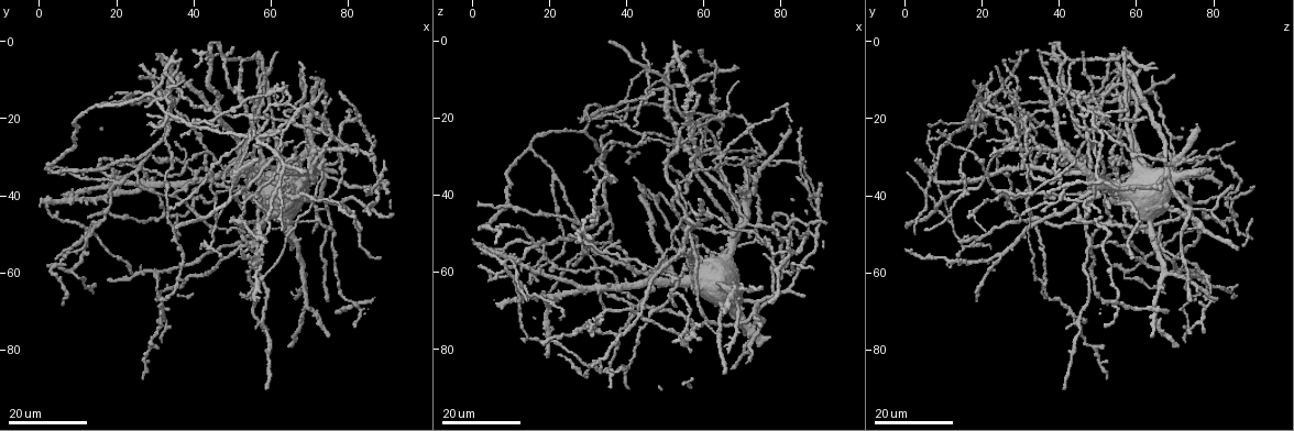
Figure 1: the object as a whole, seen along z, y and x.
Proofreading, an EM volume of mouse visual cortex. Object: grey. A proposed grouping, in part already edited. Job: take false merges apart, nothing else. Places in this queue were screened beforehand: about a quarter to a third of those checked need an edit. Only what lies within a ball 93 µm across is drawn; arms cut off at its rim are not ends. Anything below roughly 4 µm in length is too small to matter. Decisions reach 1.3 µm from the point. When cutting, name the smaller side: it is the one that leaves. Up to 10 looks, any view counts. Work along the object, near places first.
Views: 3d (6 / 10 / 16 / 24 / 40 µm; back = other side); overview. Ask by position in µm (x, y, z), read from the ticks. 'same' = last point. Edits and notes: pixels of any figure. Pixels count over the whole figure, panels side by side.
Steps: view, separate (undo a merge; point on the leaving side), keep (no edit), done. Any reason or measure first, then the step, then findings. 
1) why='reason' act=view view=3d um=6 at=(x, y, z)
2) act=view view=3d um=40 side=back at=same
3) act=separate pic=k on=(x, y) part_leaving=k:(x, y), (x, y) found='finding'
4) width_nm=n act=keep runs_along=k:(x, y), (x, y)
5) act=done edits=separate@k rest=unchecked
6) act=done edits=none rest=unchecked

why='four or more arms meet' act=view view=3d um=24 at=(50.0, 40.0, 9.5)

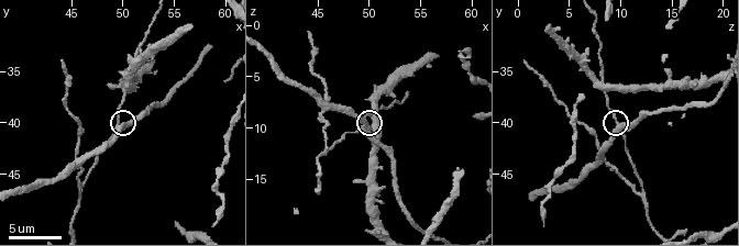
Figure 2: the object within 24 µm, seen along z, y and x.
act=view view=3d um=6 at=(49.8, 40.2, 9.6)

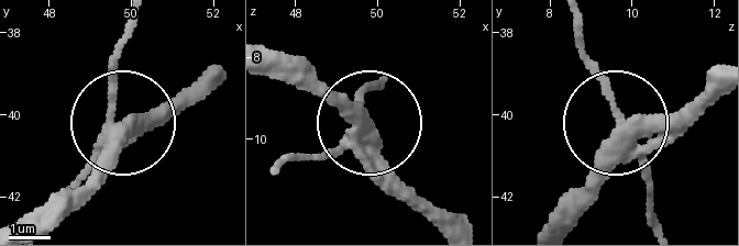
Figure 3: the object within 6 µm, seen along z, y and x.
arms=4 act=keep found='continuous, no second neuron'

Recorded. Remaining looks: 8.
why='calibre changes' act=view view=3d um=16 at=(32.5, 71.5, 46.0)

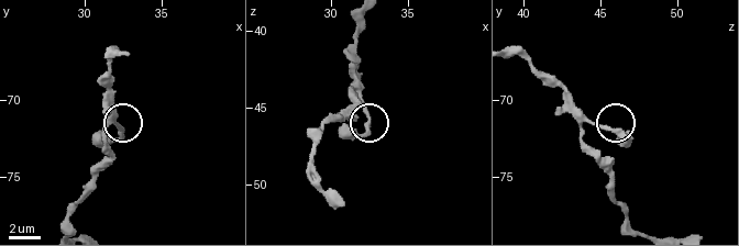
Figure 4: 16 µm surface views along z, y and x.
act=view view=3d um=6 at=(32.4, 72.2, 46.2)

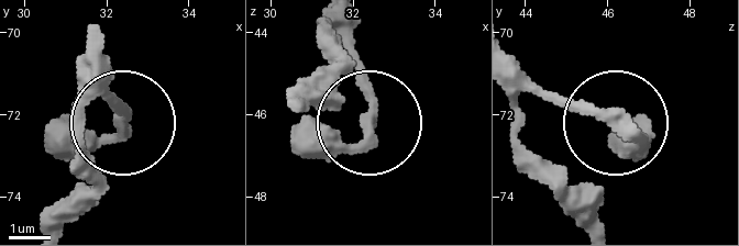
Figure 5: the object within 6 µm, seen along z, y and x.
why='other side' act=view view=3d um=6 side=back at=(32.45, 72.15, 46.30)

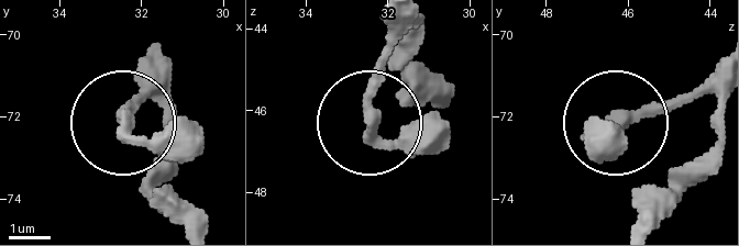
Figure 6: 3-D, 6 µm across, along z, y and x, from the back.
act=keep found='continuous, no second neuron'

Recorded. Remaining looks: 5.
why='two arms in line, one across' act=view view=3d um=24 at=(57.0, 18.0, 50.5)

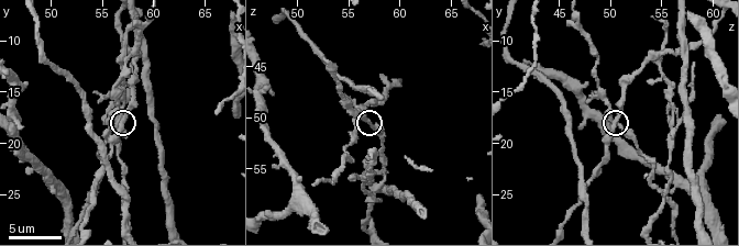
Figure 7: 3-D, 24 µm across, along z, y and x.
act=view view=3d um=6 at=(57.0, 17.4, 50.6)

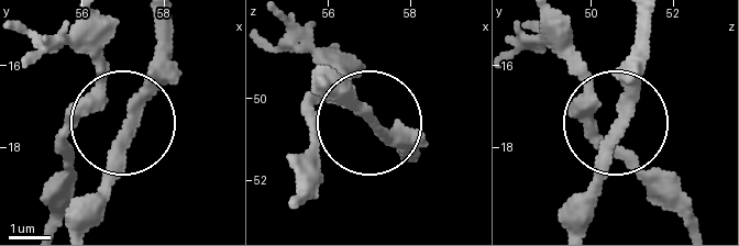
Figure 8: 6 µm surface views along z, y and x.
arms=3 act=keep runs_along=8:(650, 23), (637, 97), (584, 223) found='all the same neuron'

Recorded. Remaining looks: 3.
act=view view=3d um=16 at=(68.0, 60.5, 68.5)

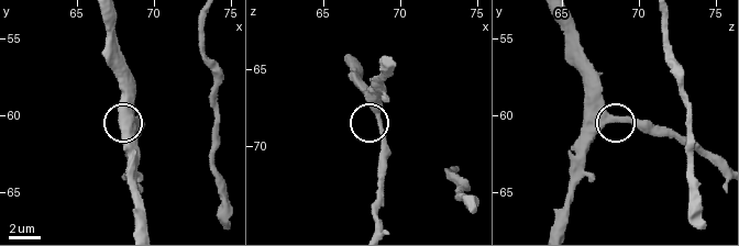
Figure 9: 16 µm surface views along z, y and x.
act=view view=3d um=10 at=(68.6, 60.4, 68.2)

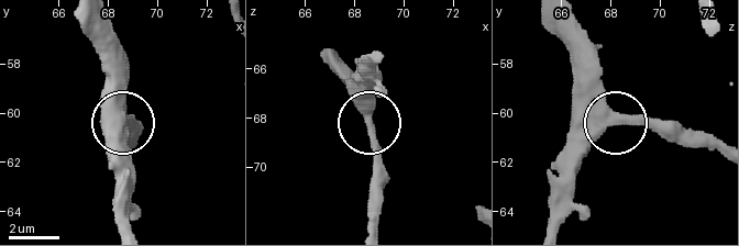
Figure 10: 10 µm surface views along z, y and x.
act=keep found='continuous, no second neuron'

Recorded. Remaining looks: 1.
act=done edits=none rest=unchecked

